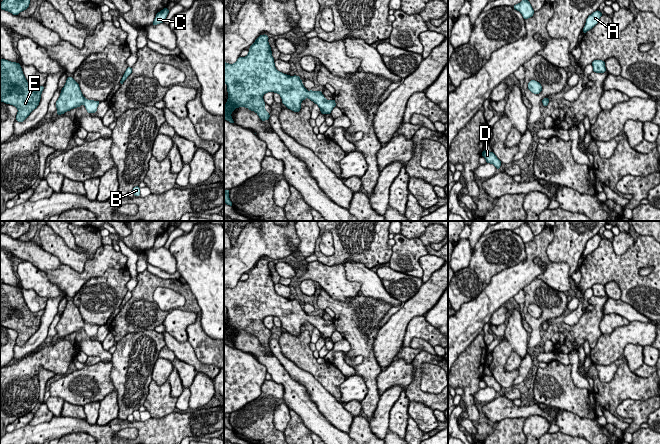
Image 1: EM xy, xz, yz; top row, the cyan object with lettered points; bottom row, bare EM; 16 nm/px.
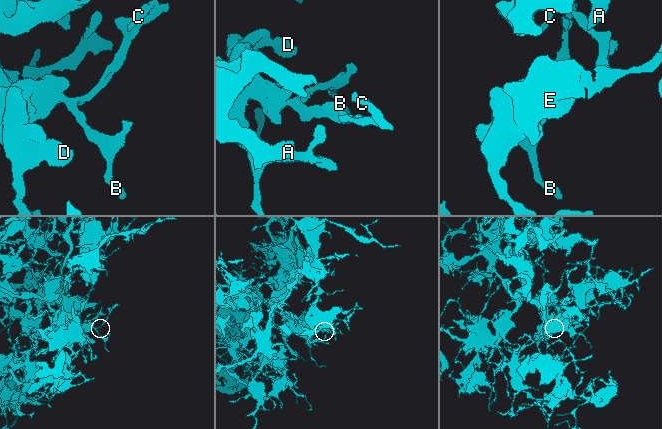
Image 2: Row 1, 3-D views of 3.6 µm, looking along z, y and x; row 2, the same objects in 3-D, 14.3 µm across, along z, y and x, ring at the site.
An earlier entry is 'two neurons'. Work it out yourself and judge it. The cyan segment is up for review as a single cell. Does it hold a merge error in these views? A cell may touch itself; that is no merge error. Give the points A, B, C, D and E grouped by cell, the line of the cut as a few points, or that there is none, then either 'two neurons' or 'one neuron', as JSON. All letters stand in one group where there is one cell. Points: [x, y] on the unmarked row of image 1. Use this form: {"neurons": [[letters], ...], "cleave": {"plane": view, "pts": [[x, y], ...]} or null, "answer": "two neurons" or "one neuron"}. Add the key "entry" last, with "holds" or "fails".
{"neurons": [["A", "B", "C", "D", "E"]], "cleave": null, "answer": "one neuron", "entry": "fails"}

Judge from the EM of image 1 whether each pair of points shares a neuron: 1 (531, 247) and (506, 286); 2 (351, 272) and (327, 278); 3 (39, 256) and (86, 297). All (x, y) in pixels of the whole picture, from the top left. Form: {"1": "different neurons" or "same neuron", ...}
{"1": "same neuron", "2": "different neurons", "3": "different neurons"}

